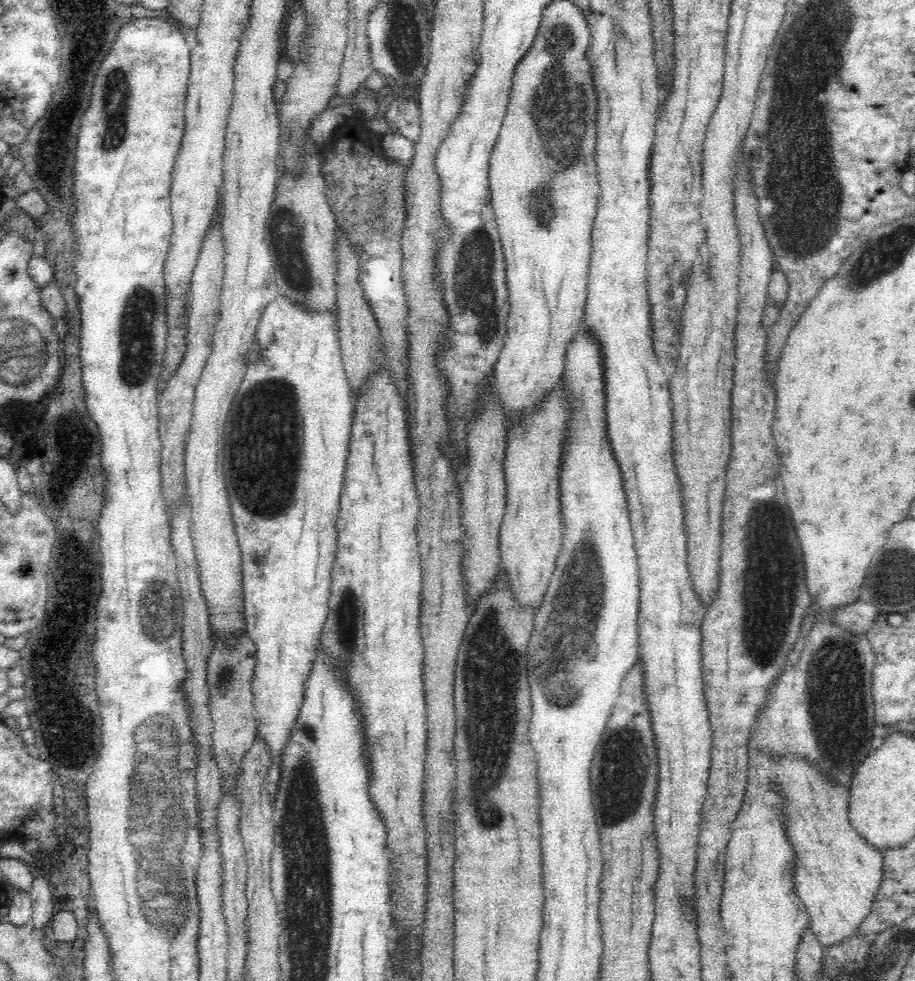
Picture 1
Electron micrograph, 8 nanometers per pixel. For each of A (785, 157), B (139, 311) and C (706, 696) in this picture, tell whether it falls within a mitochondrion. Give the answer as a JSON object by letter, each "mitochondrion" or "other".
{"A":"other","B":"mitochondrion","C":"other"}

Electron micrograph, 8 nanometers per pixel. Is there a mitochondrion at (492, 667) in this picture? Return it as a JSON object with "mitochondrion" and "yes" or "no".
{"mitochondrion":"yes"}

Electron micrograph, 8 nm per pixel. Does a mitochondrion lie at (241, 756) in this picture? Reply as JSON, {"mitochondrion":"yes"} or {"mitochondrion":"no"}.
{"mitochondrion":"no"}

